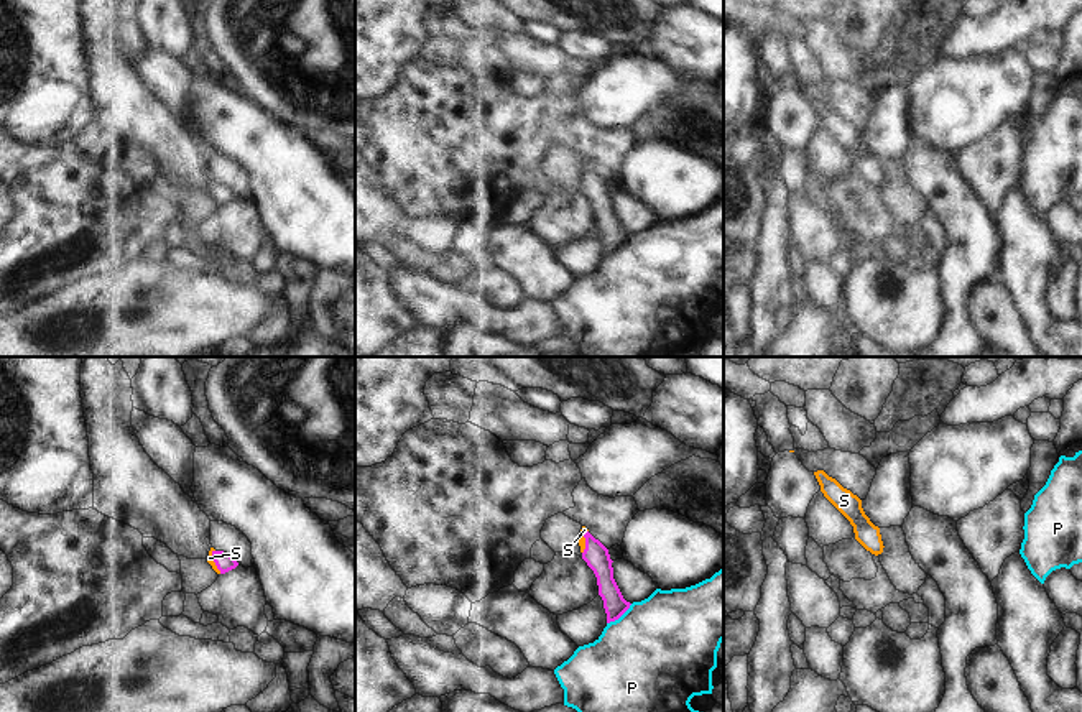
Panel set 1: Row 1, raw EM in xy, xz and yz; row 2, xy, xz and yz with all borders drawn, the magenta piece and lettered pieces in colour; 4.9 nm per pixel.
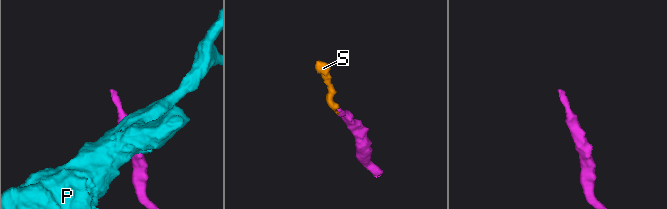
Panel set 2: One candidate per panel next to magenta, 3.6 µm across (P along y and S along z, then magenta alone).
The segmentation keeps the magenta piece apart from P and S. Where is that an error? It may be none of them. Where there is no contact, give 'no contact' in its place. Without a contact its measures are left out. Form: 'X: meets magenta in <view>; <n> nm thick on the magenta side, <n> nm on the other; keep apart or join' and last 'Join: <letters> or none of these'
P: meets magenta in xz; 110 nm thick on the magenta side, 500 nm on the other; keep apart
S: meets magenta in xy; 90 nm thick on the magenta side, 30 nm on the other; join
Join: S

